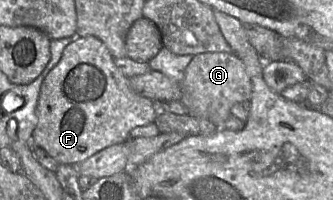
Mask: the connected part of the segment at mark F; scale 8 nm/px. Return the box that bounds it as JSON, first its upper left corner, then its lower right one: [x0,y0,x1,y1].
[31,36,159,165]

